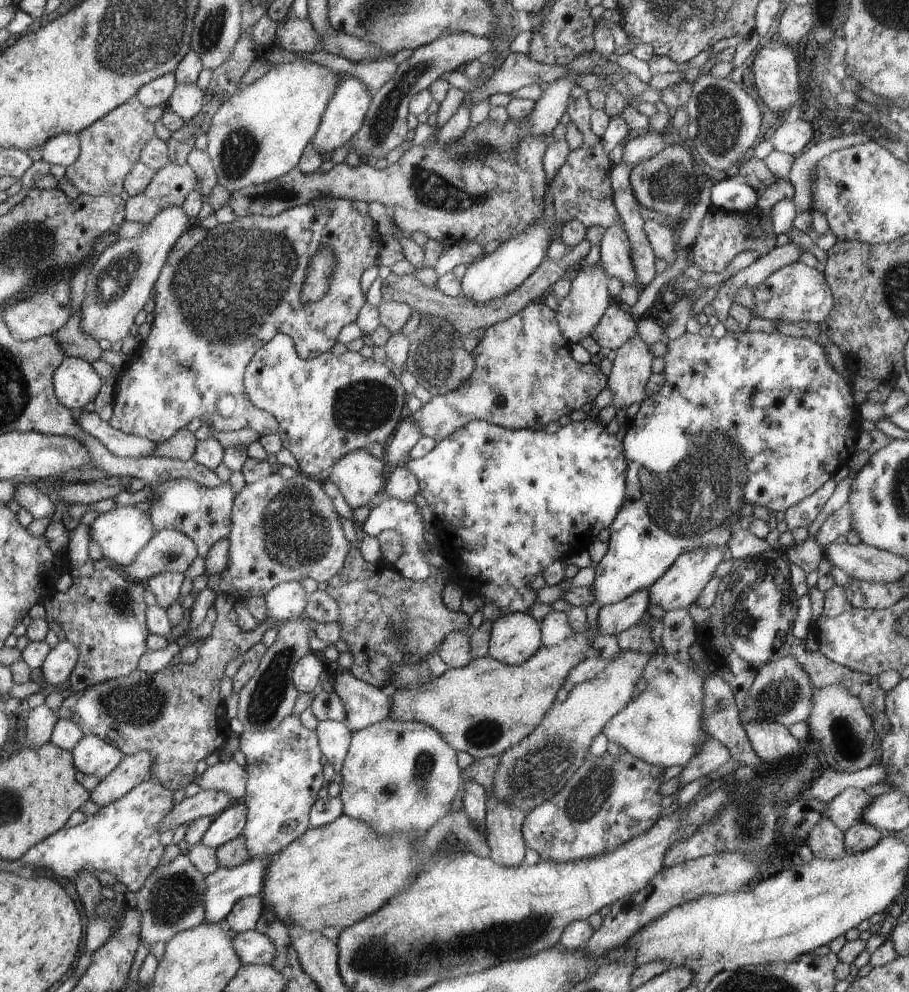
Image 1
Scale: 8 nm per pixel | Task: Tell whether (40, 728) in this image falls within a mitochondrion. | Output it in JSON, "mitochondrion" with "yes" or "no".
{"mitochondrion":"no"}

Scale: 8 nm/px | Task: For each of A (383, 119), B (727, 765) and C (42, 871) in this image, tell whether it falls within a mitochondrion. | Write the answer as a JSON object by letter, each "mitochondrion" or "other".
{"A":"mitochondrion","B":"other","C":"other"}

